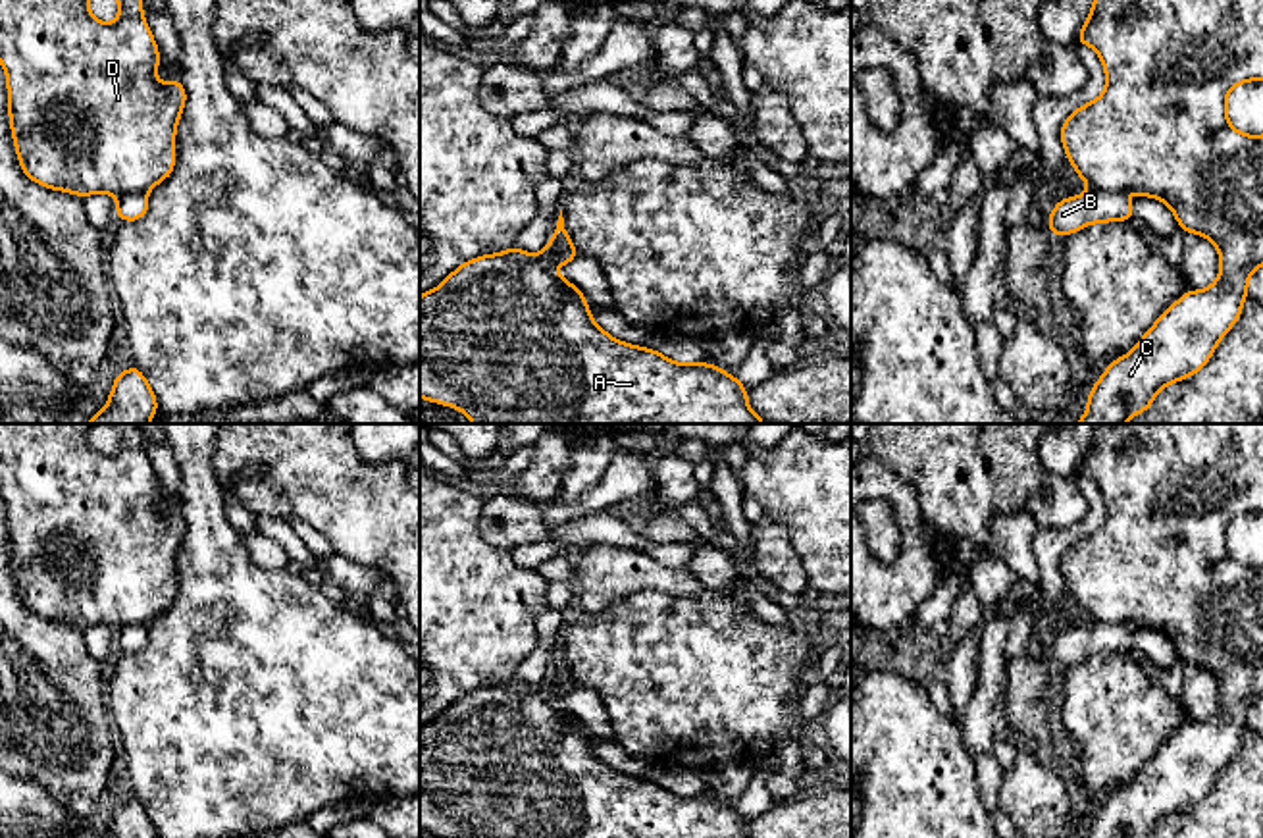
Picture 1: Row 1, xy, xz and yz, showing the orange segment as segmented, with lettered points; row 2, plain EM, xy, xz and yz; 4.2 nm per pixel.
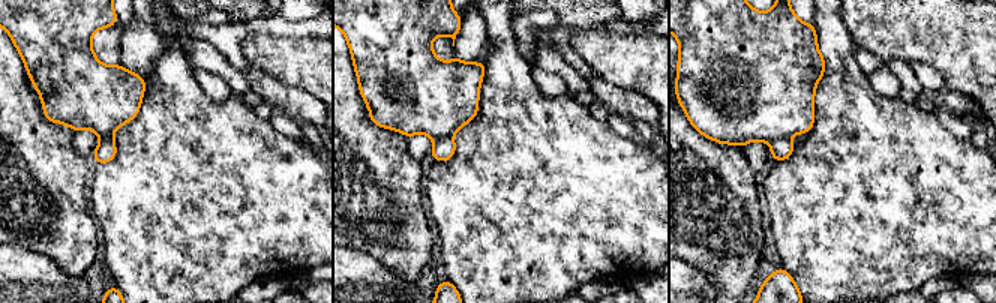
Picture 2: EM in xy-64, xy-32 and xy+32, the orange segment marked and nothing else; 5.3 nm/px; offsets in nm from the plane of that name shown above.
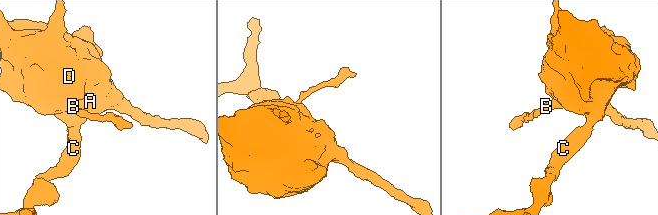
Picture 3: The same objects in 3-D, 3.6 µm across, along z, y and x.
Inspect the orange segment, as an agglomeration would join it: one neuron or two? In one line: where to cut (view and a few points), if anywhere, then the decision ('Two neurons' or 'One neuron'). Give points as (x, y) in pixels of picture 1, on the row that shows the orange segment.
Split along xy (145, 191), (133, 191), (118, 199). Two neurons

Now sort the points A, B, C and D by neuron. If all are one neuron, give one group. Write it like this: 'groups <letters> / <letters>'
groups A C D / B

